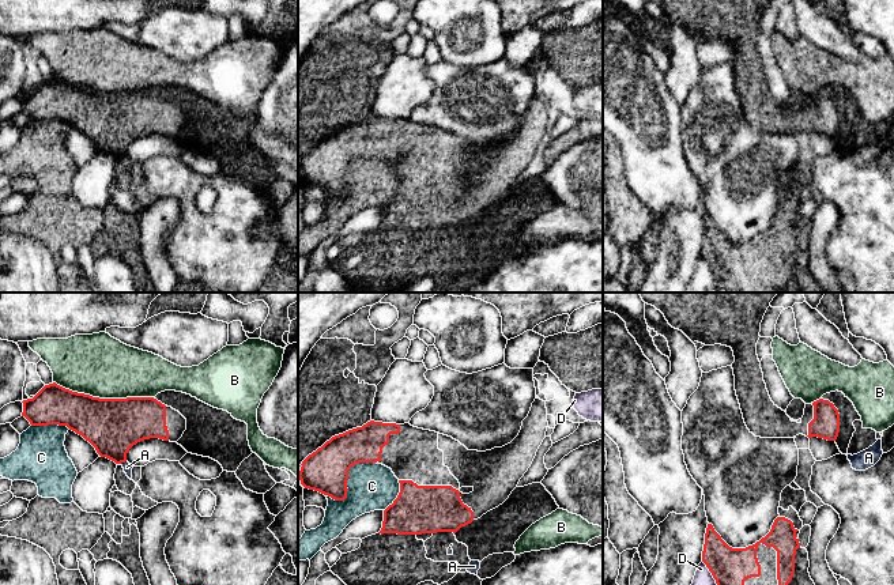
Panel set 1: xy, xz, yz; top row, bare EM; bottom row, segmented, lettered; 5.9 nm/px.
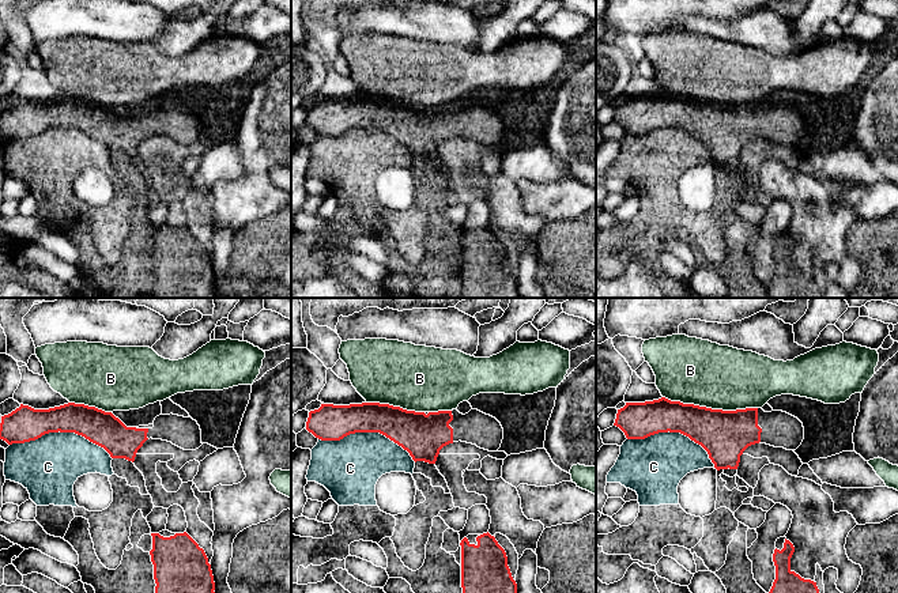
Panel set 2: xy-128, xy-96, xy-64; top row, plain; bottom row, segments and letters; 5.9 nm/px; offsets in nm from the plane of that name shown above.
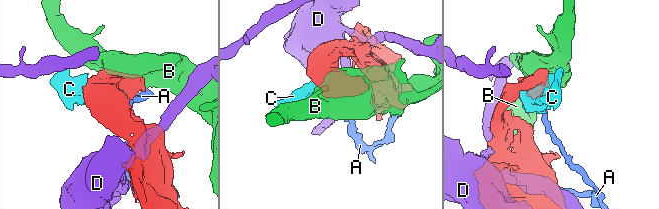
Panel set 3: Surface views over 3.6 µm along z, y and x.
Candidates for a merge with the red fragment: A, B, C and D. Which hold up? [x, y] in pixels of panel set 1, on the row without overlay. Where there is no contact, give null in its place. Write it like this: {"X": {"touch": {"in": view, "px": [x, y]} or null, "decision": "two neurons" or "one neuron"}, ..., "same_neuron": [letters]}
{"A": {"touch": {"in": "xy", "px": [121, 157]}, "decision": "two neurons"}, "B": {"touch": {"in": "xy", "px": [104, 94]}, "decision": "two neurons"}, "C": {"touch": {"in": "xz", "px": [347, 174]}, "decision": "two neurons"}, "D": {"touch": {"in": "yz", "px": [713, 272]}, "decision": "two neurons"}, "same_neuron": []}

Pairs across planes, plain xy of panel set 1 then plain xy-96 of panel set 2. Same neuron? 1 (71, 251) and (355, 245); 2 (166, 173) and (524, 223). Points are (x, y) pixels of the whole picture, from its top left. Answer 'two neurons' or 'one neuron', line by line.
1: two neurons
2: one neuron

